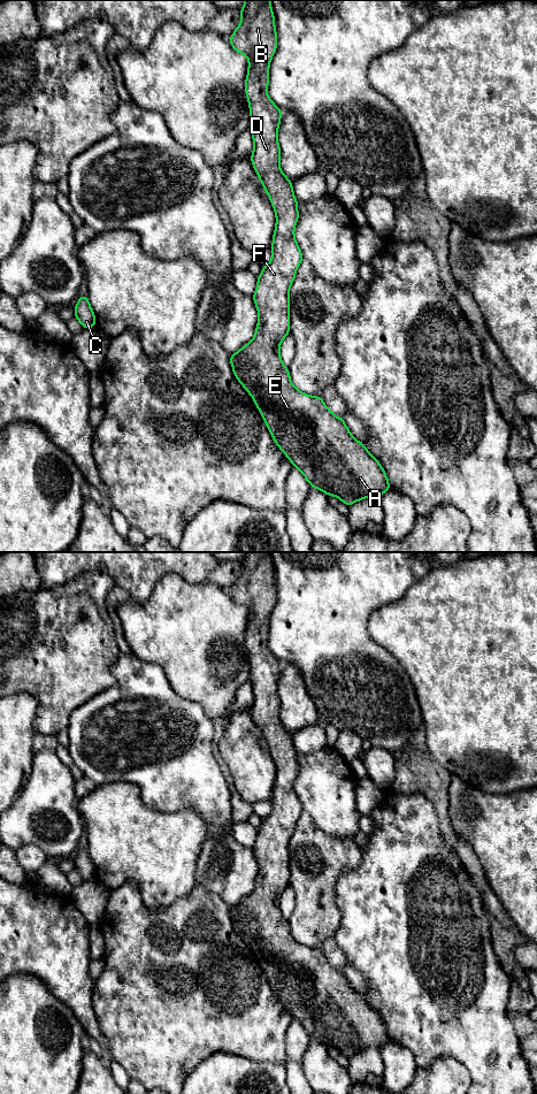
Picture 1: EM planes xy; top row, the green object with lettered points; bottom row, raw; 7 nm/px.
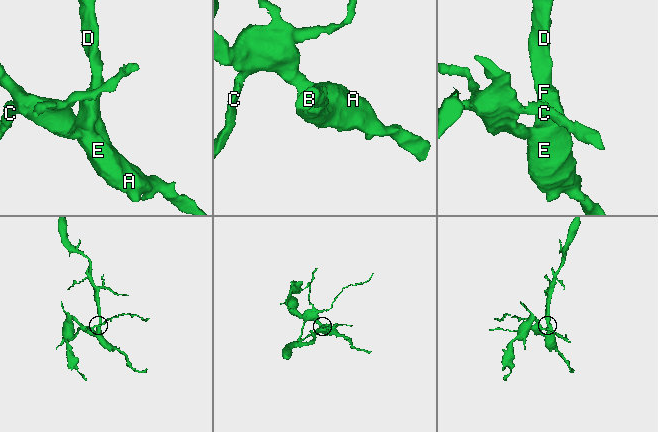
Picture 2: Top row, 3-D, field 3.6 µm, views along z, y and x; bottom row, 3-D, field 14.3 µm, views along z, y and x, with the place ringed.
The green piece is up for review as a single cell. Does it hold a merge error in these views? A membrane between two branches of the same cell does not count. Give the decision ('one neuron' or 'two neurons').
one neuron

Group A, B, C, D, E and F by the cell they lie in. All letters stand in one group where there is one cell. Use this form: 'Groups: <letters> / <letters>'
Groups: A B C D E F

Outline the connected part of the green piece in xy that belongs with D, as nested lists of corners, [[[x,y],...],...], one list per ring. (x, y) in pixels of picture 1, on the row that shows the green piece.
[[[245,0],[240,8],[241,21],[230,40],[232,48],[248,59],[245,92],[250,106],[250,129],[254,150],[252,165],[276,213],[273,236],[273,258],[258,276],[252,298],[258,308],[259,321],[254,338],[239,351],[230,354],[232,370],[239,383],[252,396],[276,445],[314,487],[328,496],[336,496],[351,506],[367,497],[379,497],[390,490],[388,476],[378,460],[350,433],[343,418],[336,416],[322,397],[299,391],[290,378],[289,368],[281,359],[279,347],[290,332],[289,293],[304,255],[294,238],[299,219],[298,201],[290,181],[279,167],[281,148],[277,131],[282,109],[268,97],[269,64],[277,48],[277,33],[270,0]]]

